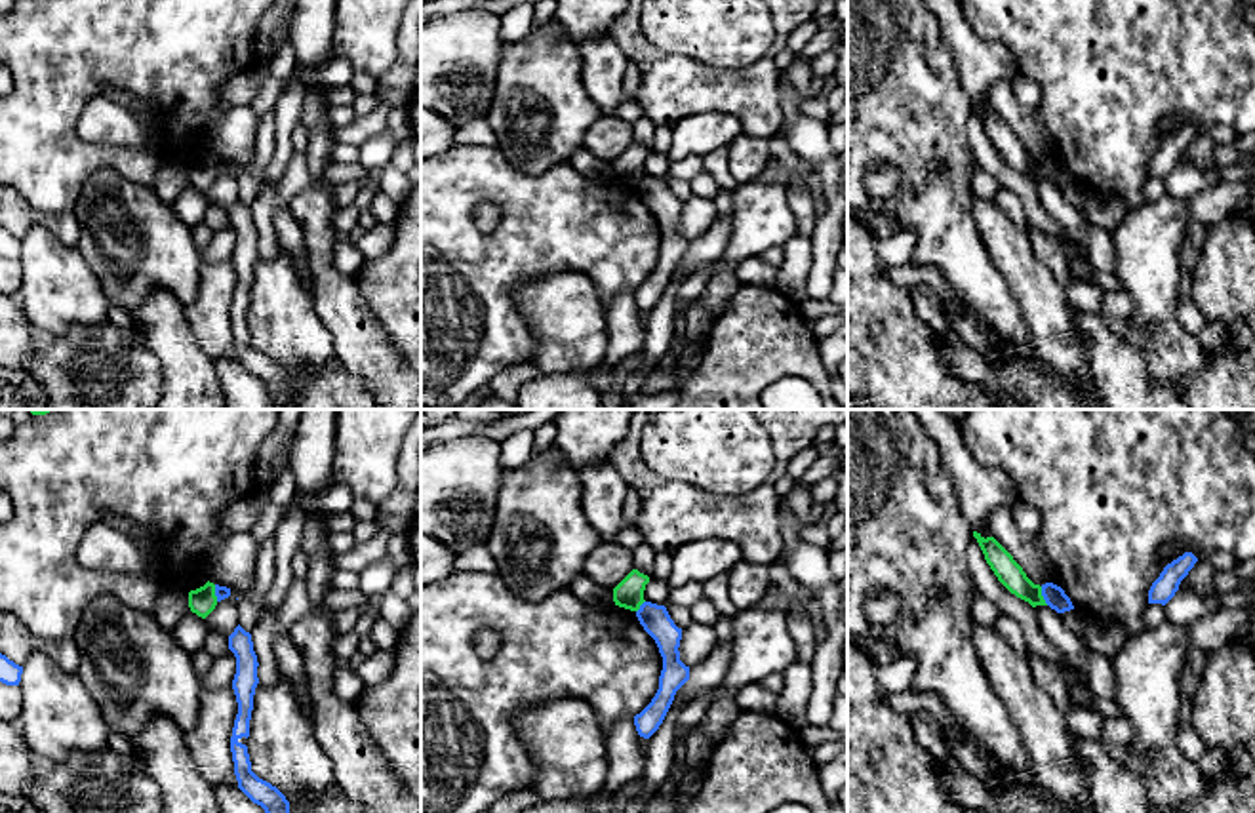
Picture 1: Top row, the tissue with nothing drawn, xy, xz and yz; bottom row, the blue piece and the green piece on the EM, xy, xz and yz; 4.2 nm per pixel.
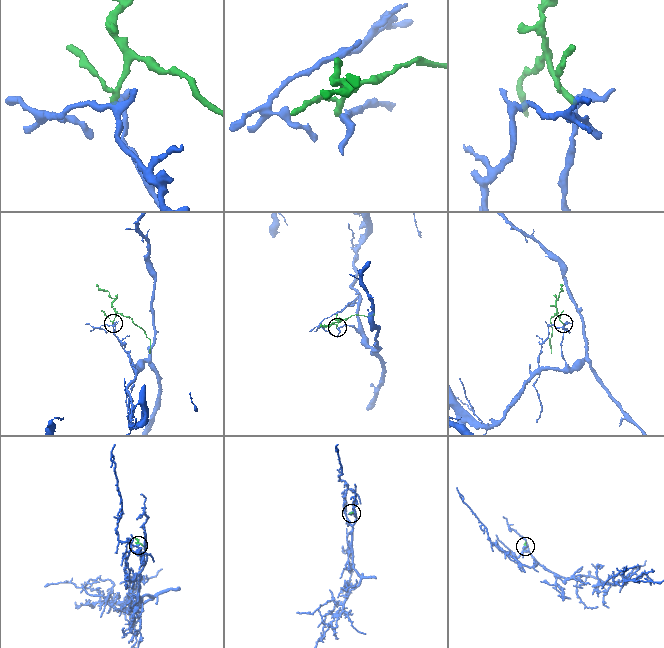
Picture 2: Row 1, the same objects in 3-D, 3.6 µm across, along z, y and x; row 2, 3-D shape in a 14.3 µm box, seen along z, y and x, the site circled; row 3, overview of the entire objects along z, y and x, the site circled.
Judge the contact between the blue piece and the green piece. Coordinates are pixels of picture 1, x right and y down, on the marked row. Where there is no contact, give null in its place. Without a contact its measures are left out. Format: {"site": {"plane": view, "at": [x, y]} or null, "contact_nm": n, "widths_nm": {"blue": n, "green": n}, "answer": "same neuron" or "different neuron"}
{"site": {"plane": "yz", "at": [1042, 594]}, "contact_nm": 90, "widths_nm": {"blue": 90, "green": 110}, "answer": "different neuron"}

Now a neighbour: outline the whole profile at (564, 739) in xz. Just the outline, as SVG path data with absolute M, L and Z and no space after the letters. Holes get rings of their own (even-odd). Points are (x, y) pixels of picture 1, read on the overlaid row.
M575 697L524 706L512 725L535 765L539 800L600 796L608 779L606 733L594 708Z

